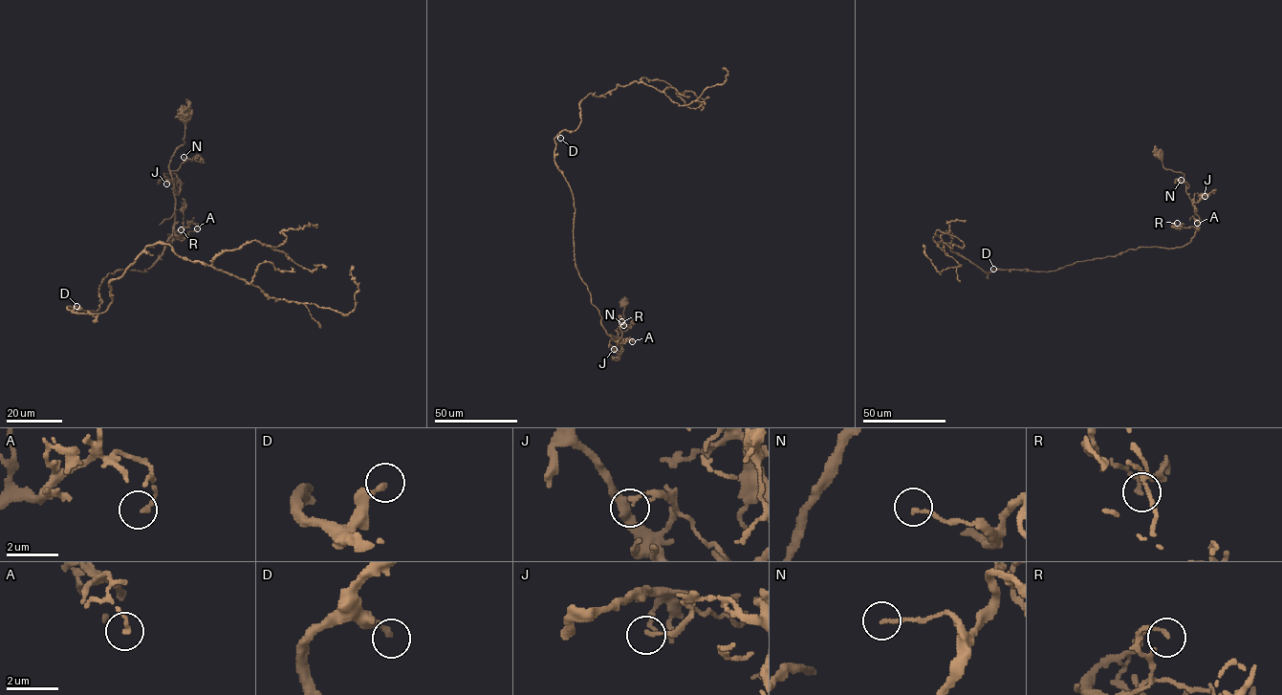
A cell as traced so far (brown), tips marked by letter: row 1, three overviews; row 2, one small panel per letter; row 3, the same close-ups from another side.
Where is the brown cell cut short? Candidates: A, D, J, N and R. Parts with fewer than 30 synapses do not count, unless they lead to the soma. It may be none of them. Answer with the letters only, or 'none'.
none

